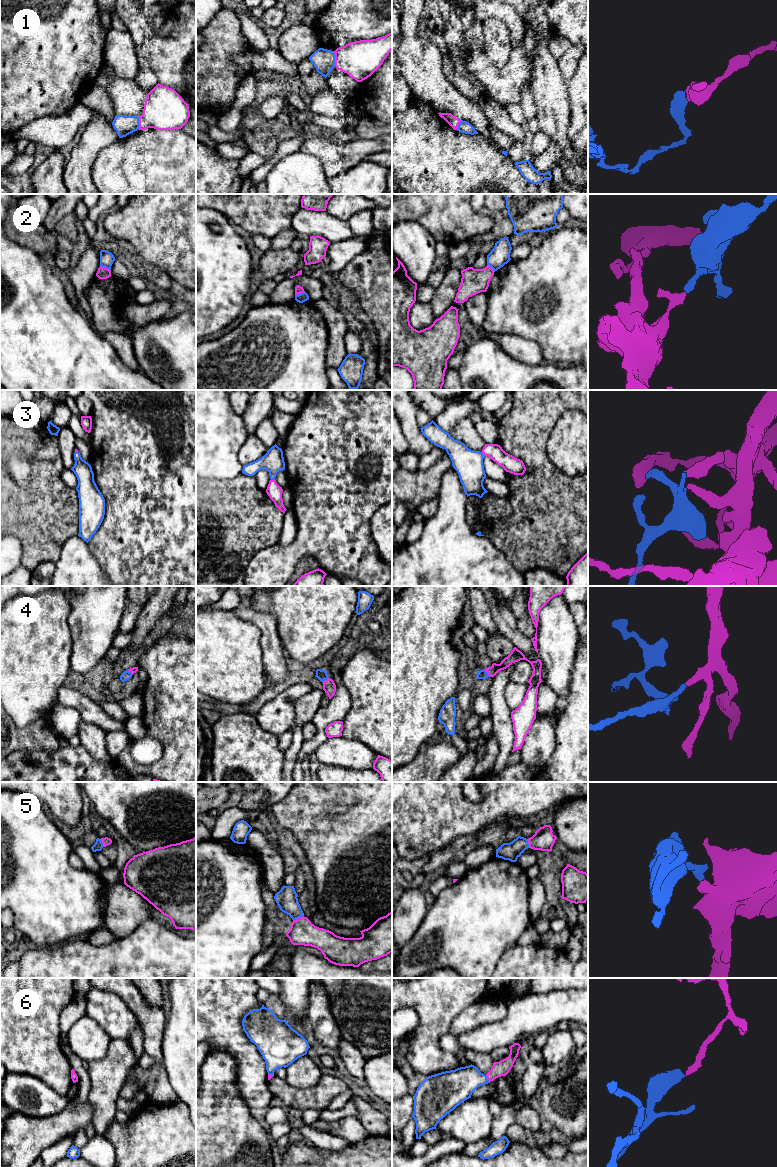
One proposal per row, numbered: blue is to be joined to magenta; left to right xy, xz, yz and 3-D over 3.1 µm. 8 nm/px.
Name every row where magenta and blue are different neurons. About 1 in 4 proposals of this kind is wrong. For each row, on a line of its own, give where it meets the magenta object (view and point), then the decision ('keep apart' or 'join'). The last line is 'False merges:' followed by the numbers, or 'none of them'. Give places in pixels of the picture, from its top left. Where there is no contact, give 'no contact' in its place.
1: xz (335, 58) | join
2: xy (104, 267) | keep apart
3: yz (483, 454) | join
4: yz (487, 672) | join
5: xz (298, 918) | join
6: yz (487, 1078) | join
False merges: 2

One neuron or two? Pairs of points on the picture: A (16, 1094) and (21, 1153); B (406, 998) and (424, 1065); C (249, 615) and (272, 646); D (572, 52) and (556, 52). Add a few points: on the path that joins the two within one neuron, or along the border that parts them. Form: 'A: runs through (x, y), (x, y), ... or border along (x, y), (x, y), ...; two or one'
A: border along (13, 1111), (41, 1118); two
B: runs through (424, 1009), (425, 1047); one
C: runs through (258, 620), (269, 631), (270, 637); one
D: border along (571, 44), (557, 59); two

